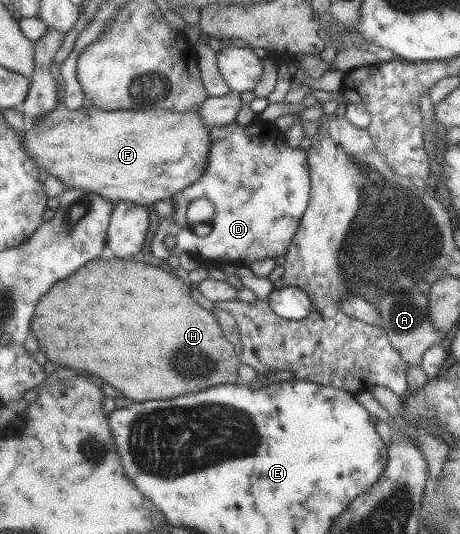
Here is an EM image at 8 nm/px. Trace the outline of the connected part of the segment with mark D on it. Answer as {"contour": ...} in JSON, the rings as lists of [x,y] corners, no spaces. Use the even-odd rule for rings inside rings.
{"contour":[[[258,116],[246,126],[232,122],[211,127],[209,130],[210,141],[208,141],[208,155],[206,155],[206,169],[194,183],[168,198],[172,204],[172,217],[170,220],[162,219],[151,239],[148,251],[152,253],[153,261],[168,259],[169,255],[179,257],[180,253],[186,252],[199,264],[229,262],[248,265],[259,259],[284,255],[292,236],[298,230],[300,218],[309,200],[311,180],[305,150],[299,147],[296,149],[288,147],[283,137],[284,133],[278,130],[273,122],[262,120]],[[198,198],[208,199],[215,209],[214,217],[210,222],[211,230],[207,235],[202,236],[193,233],[192,227],[186,223],[186,216],[184,216],[188,203]],[[165,235],[174,236],[176,242],[172,248],[164,246]]]}

